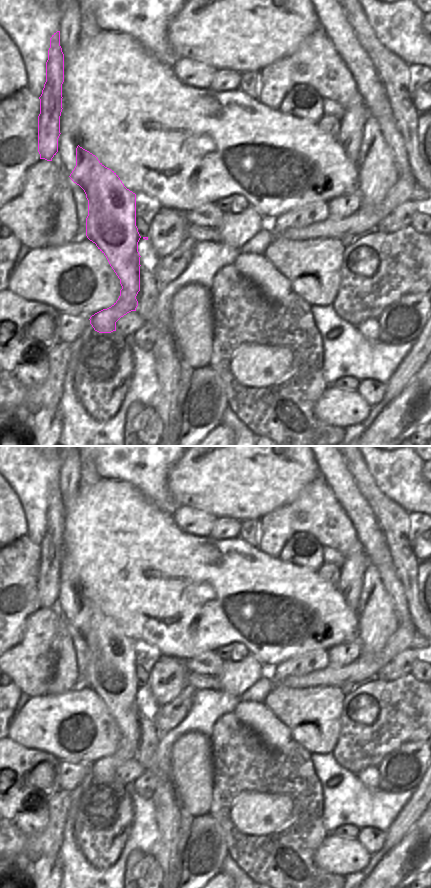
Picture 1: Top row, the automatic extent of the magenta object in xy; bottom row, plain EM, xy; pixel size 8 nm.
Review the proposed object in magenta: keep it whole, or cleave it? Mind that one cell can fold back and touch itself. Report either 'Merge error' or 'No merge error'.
Merge error

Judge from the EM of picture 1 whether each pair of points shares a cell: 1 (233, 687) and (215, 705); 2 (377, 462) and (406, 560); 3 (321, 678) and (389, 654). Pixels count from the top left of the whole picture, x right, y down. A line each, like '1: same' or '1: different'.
1: different
2: different
3: same

